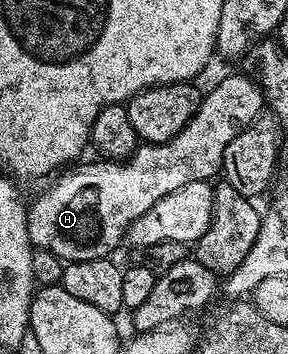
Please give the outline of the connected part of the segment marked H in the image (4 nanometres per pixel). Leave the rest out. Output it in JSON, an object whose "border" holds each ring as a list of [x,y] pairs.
{"border":[[[252,75],[223,77],[210,92],[206,91],[202,95],[199,110],[191,118],[191,122],[187,122],[187,126],[183,126],[183,130],[175,134],[175,138],[162,144],[142,143],[127,162],[97,158],[94,164],[85,164],[82,168],[73,166],[62,171],[56,177],[58,180],[33,205],[28,205],[29,241],[33,243],[34,249],[51,250],[51,254],[55,254],[63,262],[106,259],[113,254],[109,252],[123,244],[131,222],[147,214],[147,210],[151,210],[151,206],[155,206],[159,198],[171,194],[171,190],[179,190],[179,186],[187,186],[187,182],[212,181],[213,175],[221,172],[223,154],[231,143],[231,138],[250,127],[260,117],[257,115],[261,108],[263,112],[265,107],[265,95]]]}

